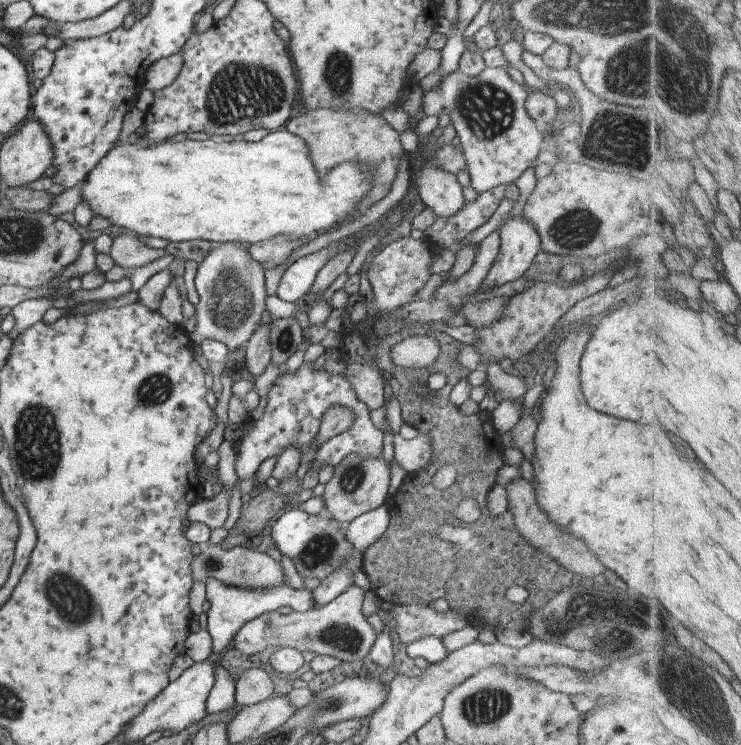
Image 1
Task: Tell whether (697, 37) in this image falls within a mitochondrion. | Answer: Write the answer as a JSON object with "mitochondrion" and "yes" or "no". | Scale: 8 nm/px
{"mitochondrion":"yes"}

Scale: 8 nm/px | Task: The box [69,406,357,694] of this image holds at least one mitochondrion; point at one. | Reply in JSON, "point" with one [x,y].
{"point":[320,550]}

